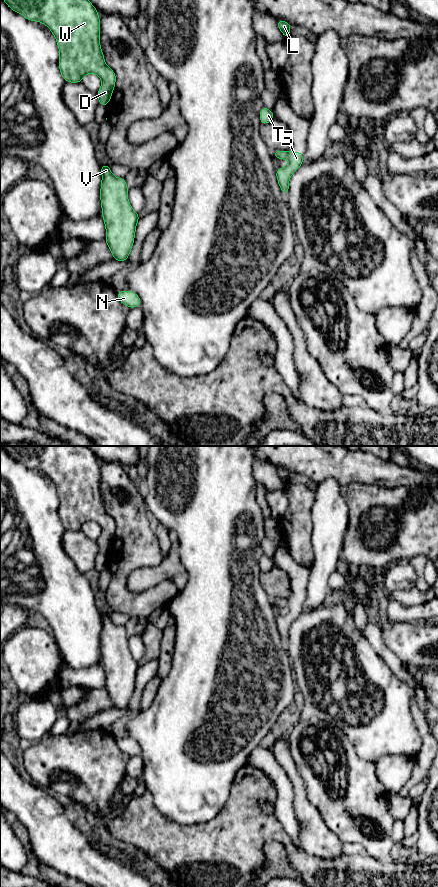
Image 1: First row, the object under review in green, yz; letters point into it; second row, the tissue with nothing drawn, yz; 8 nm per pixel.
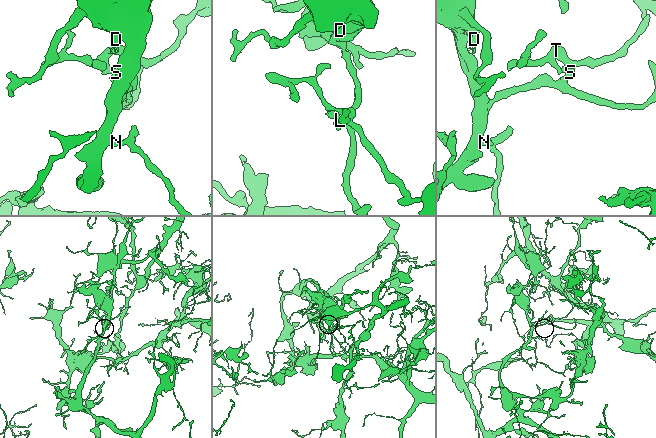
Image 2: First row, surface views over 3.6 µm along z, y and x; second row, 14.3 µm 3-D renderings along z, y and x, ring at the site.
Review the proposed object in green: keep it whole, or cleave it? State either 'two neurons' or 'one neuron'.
two neurons

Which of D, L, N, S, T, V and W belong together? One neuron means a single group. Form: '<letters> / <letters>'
D L N S V W / T

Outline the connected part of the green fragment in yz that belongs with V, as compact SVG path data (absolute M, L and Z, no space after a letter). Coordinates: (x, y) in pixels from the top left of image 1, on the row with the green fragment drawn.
M101 164L101 174L100 199L106 228L105 242L115 261L126 262L140 216L128 201L129 189L125 178L115 177L106 164Z

